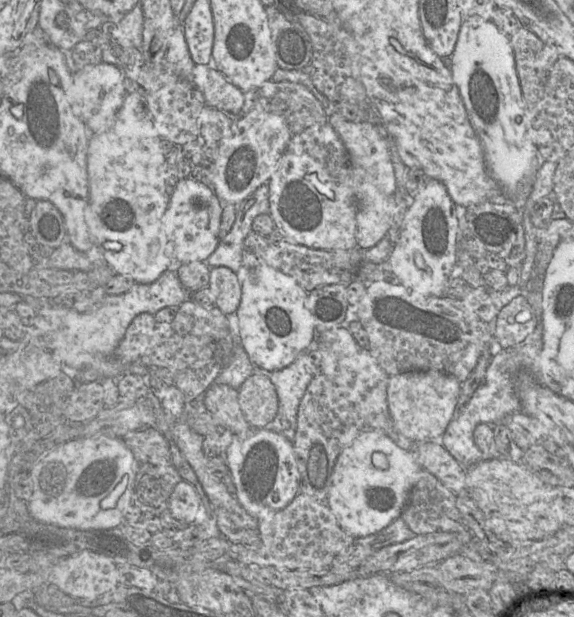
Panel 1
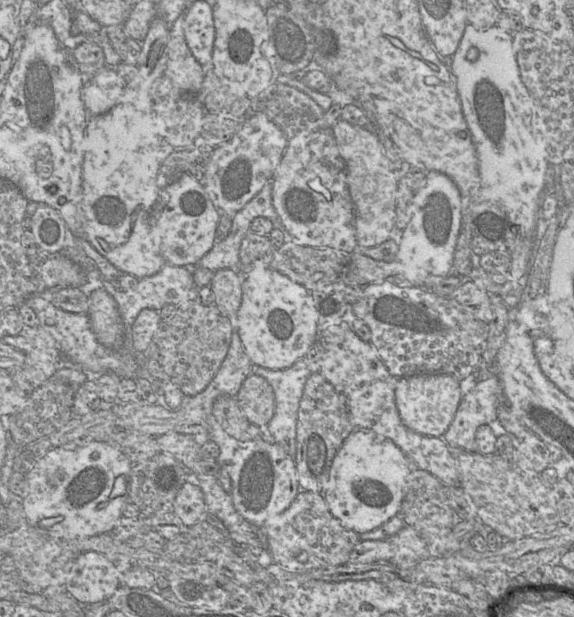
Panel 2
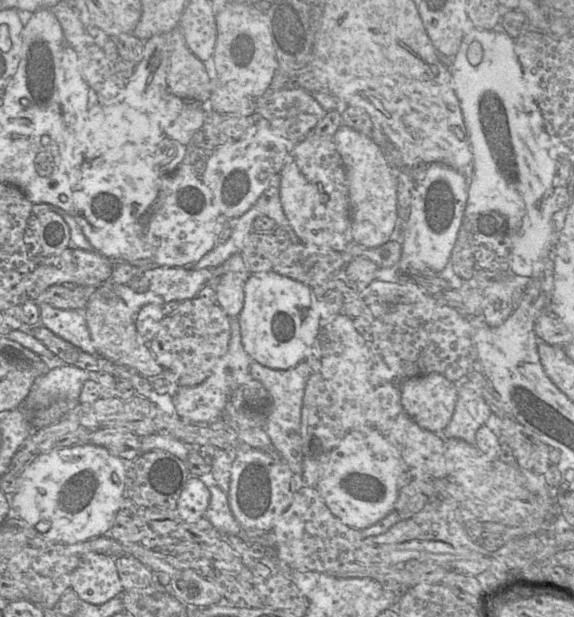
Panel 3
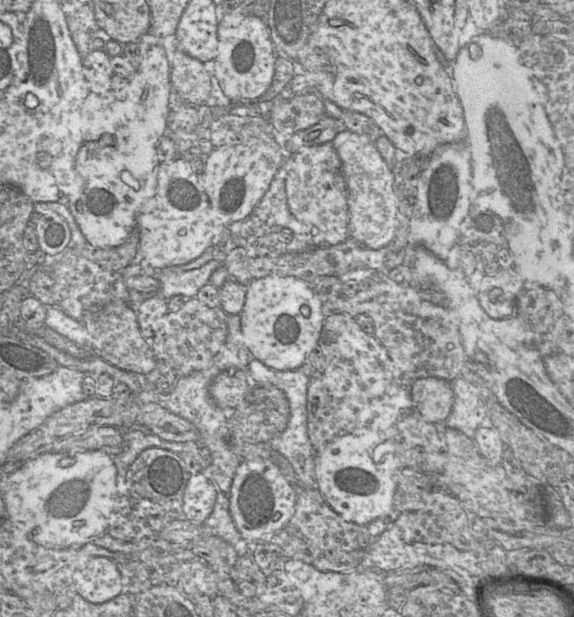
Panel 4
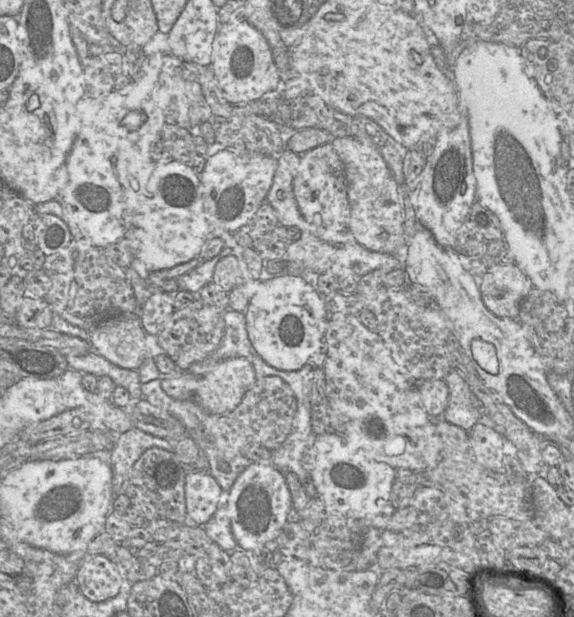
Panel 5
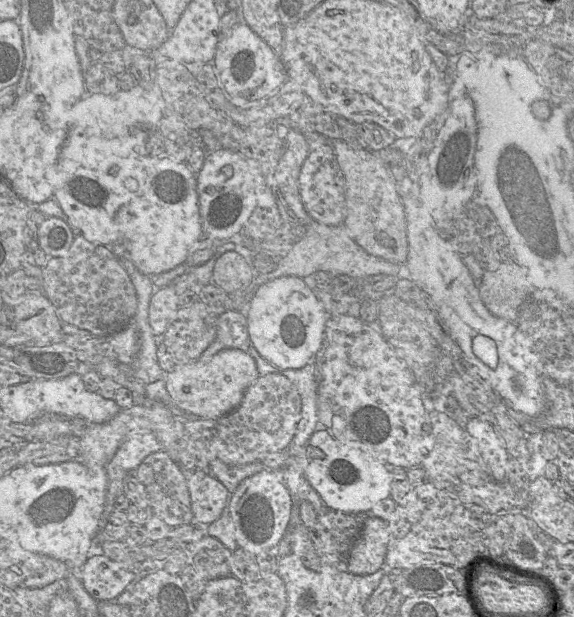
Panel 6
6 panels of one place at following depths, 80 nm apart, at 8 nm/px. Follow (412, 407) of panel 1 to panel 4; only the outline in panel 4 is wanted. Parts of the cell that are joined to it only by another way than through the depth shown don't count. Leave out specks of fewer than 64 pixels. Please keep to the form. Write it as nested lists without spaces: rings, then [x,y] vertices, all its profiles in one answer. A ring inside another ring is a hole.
[[[438,377],[414,380],[411,397],[419,415],[426,422],[433,424],[443,424],[454,401],[451,382]]]

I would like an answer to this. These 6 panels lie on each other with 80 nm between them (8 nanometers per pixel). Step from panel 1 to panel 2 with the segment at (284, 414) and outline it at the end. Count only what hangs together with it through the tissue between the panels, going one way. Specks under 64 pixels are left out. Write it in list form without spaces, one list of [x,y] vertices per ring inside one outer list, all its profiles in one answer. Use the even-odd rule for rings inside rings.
[[[304,359],[297,360],[291,367],[284,370],[270,370],[253,364],[251,373],[265,378],[274,391],[275,412],[265,427],[269,439],[281,446],[287,454],[294,457],[296,452],[298,410],[305,383],[311,374]]]

